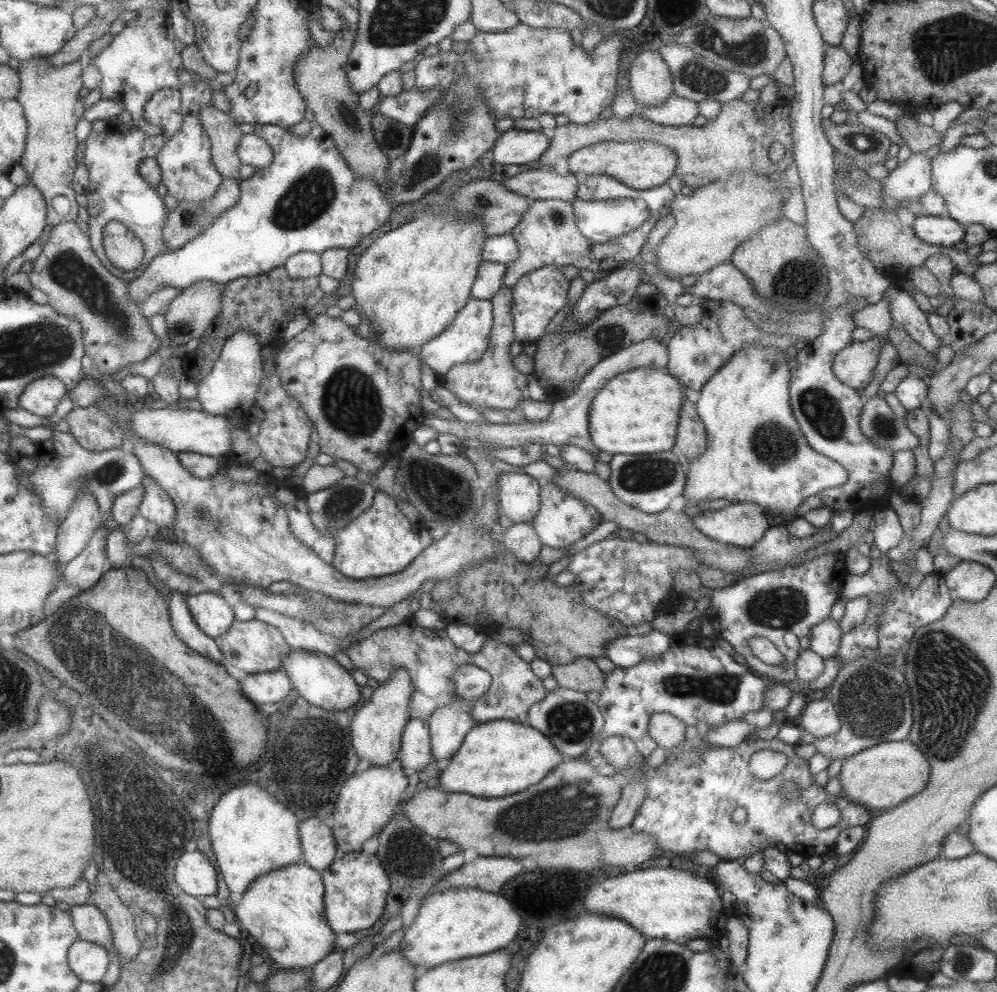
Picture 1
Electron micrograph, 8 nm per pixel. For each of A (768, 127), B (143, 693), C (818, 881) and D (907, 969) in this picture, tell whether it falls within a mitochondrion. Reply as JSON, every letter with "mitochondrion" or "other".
{"A":"other","B":"mitochondrion","C":"other","D":"other"}

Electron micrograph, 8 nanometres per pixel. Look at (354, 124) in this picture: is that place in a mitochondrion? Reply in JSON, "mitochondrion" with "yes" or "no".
{"mitochondrion":"yes"}

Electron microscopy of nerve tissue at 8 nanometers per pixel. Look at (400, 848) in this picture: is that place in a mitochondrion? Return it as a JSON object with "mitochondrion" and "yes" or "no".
{"mitochondrion":"no"}

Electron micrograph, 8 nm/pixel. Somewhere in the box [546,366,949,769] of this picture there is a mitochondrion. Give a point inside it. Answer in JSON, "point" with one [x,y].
{"point":[873,703]}

